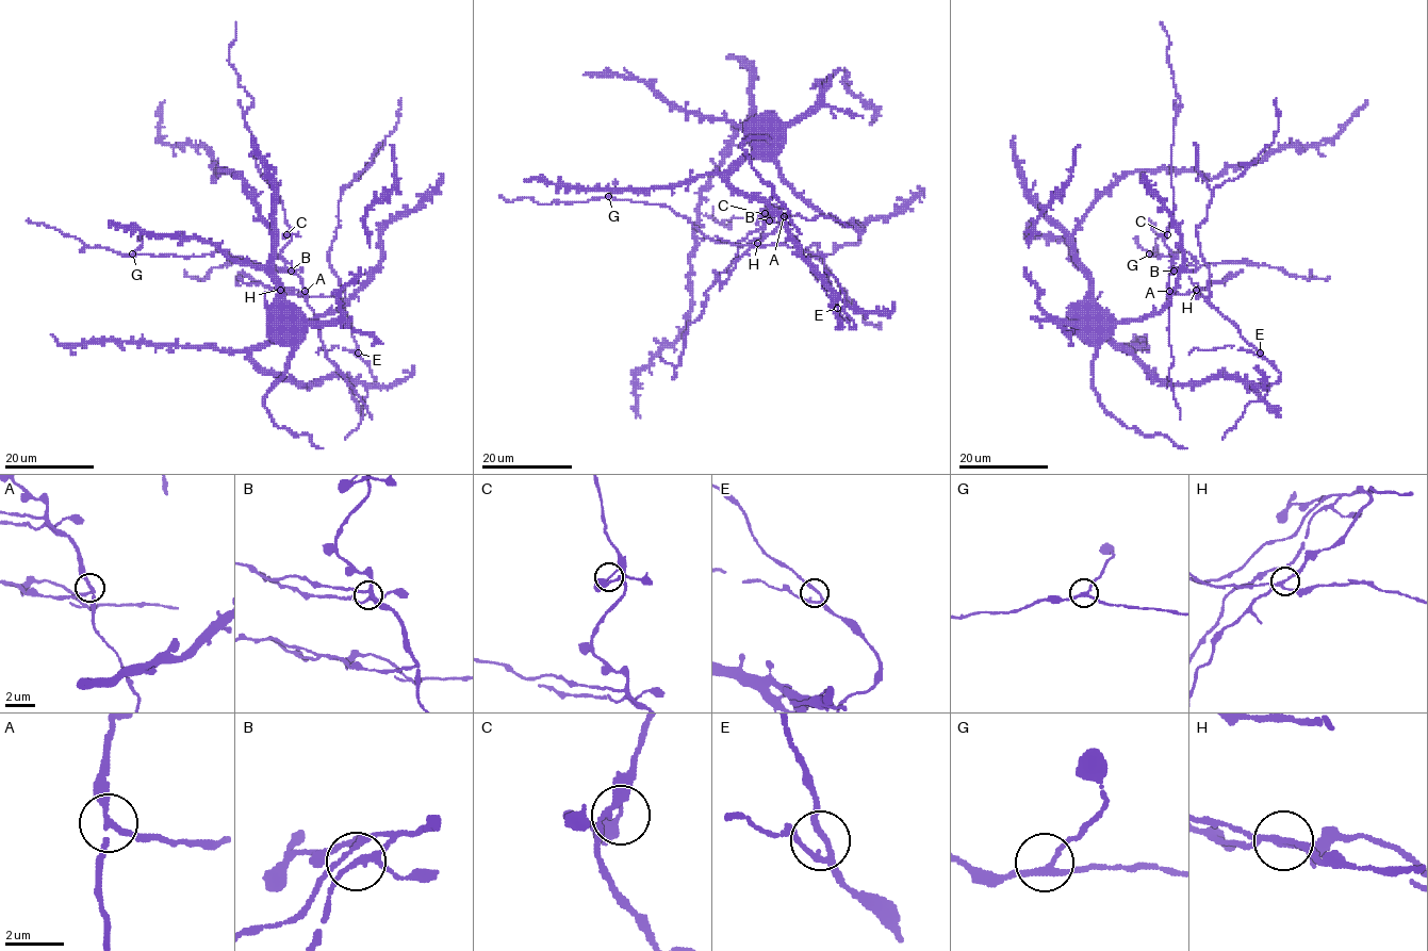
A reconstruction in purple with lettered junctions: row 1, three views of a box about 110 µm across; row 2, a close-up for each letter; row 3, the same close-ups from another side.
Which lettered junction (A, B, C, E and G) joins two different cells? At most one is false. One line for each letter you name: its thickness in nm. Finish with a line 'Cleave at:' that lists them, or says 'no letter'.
A: Thickness 180 nm
Cleave at: A

